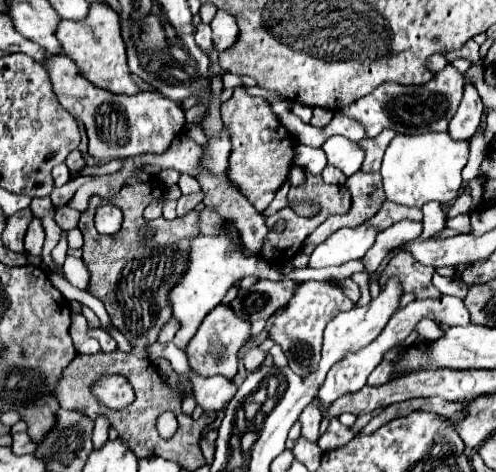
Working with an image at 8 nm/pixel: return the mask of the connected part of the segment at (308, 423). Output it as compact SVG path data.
M307 405L303 409L303 413L299 415L301 435L311 443L315 443L319 439L319 421L321 421L321 413L315 409L315 405Z

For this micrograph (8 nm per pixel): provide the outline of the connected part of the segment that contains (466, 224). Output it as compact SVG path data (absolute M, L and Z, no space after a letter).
M462 213L447 220L447 227L459 231L461 234L470 232L470 215Z

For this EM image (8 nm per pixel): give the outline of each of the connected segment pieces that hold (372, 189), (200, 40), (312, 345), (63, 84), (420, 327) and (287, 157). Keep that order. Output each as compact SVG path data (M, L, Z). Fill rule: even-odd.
M379 171L355 173L347 179L345 187L349 189L351 199L353 199L353 205L351 205L349 213L345 213L341 217L329 217L313 235L309 235L303 243L303 249L301 249L305 255L311 255L313 249L321 241L325 241L331 233L335 233L337 229L361 225L365 221L365 217L379 211L379 207L385 201L385 191L383 191L383 181L381 181Z
M205 23L197 25L195 41L197 41L197 45L199 45L203 51L207 51L207 49L211 47L211 27L209 27L209 25L205 25Z
M305 281L297 287L291 303L281 311L275 319L273 327L269 329L269 337L281 345L285 357L289 359L289 367L297 375L309 375L317 369L321 359L321 345L323 345L323 329L325 325L341 311L349 311L353 301L347 299L337 285L331 281Z
M61 53L51 55L51 59L45 59L43 67L49 73L59 103L77 121L83 121L89 137L89 155L97 161L111 161L143 153L161 155L169 149L171 141L185 123L185 115L179 103L165 99L159 91L141 91L129 97L95 89L89 81L83 81L83 77L79 77L75 63Z
M421 319L417 325L415 325L415 333L421 337L421 339L435 339L435 337L441 337L443 331L435 325L435 321L431 319Z
M239 85L233 89L233 95L229 101L223 103L221 107L221 113L223 113L223 121L225 125L229 127L229 133L231 133L231 143L233 143L233 149L231 149L231 157L229 157L229 177L235 185L239 185L239 191L255 205L257 211L263 211L275 197L277 189L285 183L287 175L289 175L289 169L293 167L295 163L295 149L297 149L297 137L287 131L281 121L277 119L277 115L271 111L271 105L263 99L263 97L253 97L247 93L247 87Z

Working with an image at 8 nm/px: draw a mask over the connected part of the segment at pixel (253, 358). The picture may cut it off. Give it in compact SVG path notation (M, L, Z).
M257 347L249 349L249 351L247 351L247 355L243 357L243 363L245 363L245 369L247 369L247 371L257 369L263 361L265 361L265 353L263 353L263 351L259 351Z

